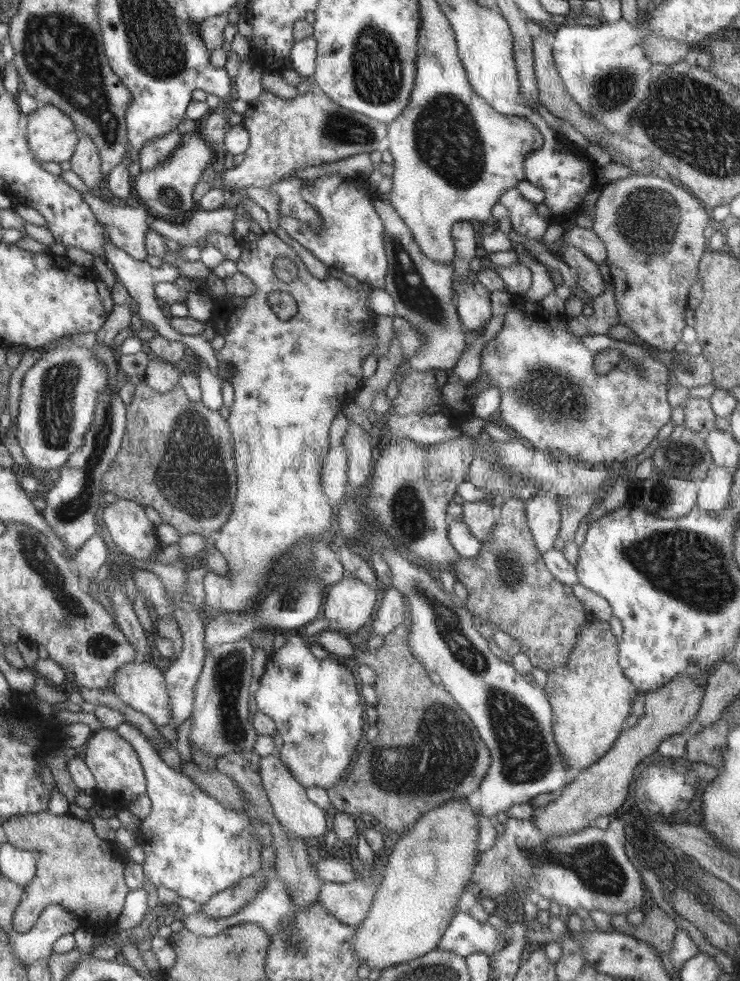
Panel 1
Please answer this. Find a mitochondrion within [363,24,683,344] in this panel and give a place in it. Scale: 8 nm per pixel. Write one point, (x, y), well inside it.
(445, 136)

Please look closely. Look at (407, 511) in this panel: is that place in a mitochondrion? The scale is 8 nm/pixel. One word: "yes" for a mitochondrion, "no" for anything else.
yes

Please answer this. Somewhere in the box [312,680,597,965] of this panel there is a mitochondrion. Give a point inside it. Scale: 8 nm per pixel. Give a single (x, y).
(446, 758)

